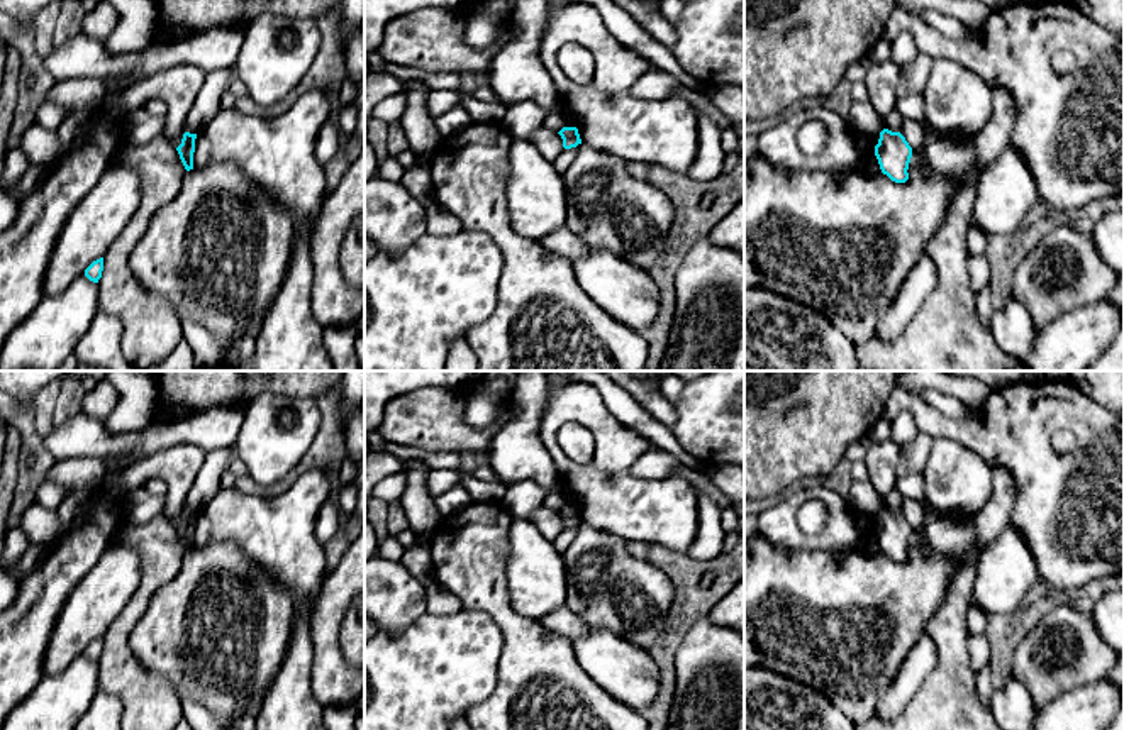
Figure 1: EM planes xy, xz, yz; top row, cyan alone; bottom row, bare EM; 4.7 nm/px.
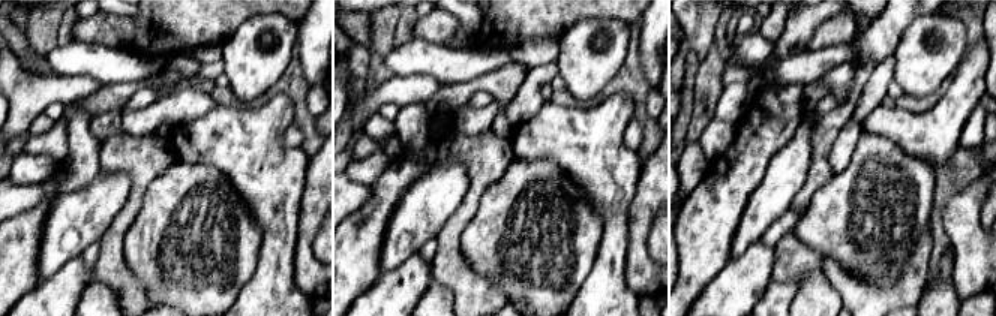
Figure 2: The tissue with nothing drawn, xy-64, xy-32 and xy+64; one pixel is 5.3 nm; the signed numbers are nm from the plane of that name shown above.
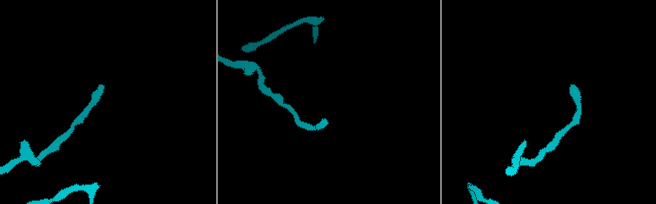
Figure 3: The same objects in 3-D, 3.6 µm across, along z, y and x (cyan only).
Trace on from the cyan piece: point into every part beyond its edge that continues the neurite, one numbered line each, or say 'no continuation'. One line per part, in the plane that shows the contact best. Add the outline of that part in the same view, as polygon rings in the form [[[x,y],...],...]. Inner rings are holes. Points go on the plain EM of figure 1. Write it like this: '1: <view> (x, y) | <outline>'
no continuation

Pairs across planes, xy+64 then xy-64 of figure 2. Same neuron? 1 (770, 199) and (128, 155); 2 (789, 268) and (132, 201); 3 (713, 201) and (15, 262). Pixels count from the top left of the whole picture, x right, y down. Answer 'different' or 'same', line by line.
1: different
2: same
3: same

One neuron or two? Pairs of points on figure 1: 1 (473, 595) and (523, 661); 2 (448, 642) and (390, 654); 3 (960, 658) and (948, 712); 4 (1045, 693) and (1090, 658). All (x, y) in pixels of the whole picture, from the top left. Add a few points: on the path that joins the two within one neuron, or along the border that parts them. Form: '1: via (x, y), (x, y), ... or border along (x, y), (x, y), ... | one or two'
1: via (492, 605), (523, 635), (523, 642) | one
2: via (434, 654), (404, 654) | one
3: via (953, 671), (948, 698) | one
4: via (1057, 681), (1067, 671), (1079, 668) | one

